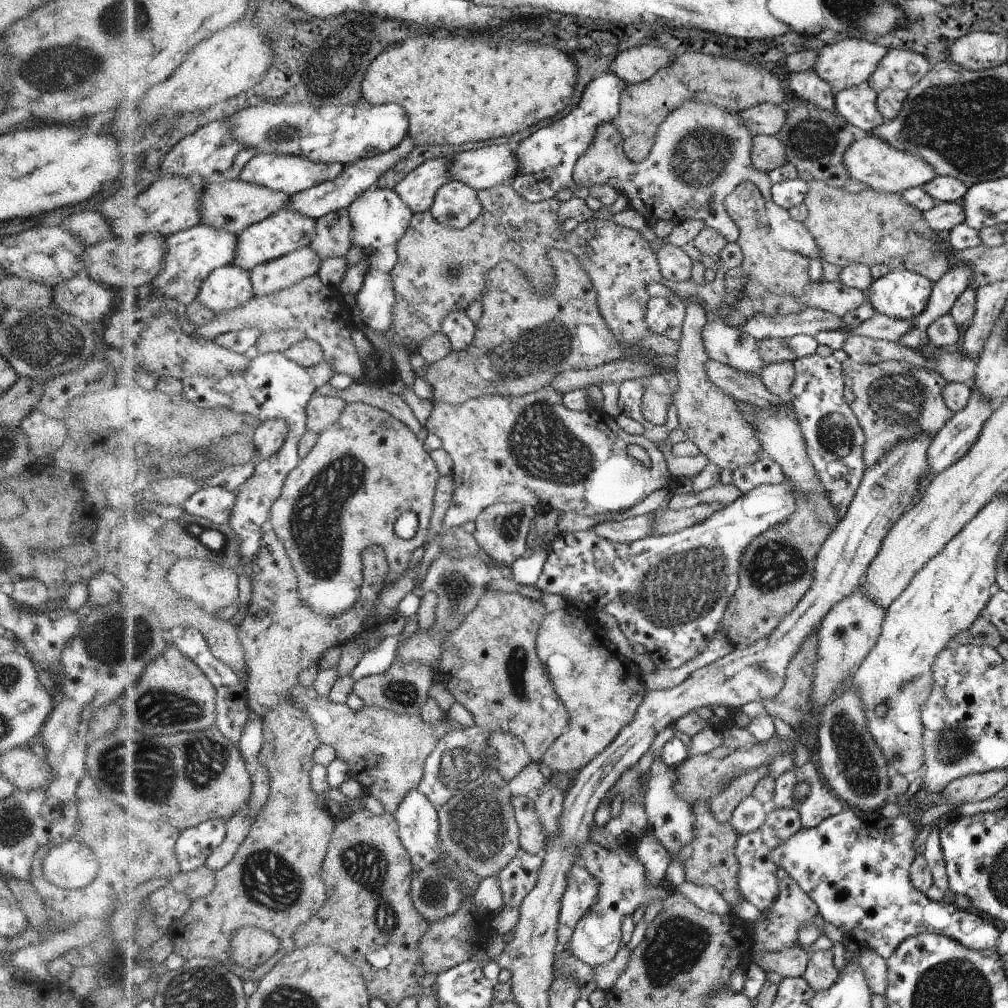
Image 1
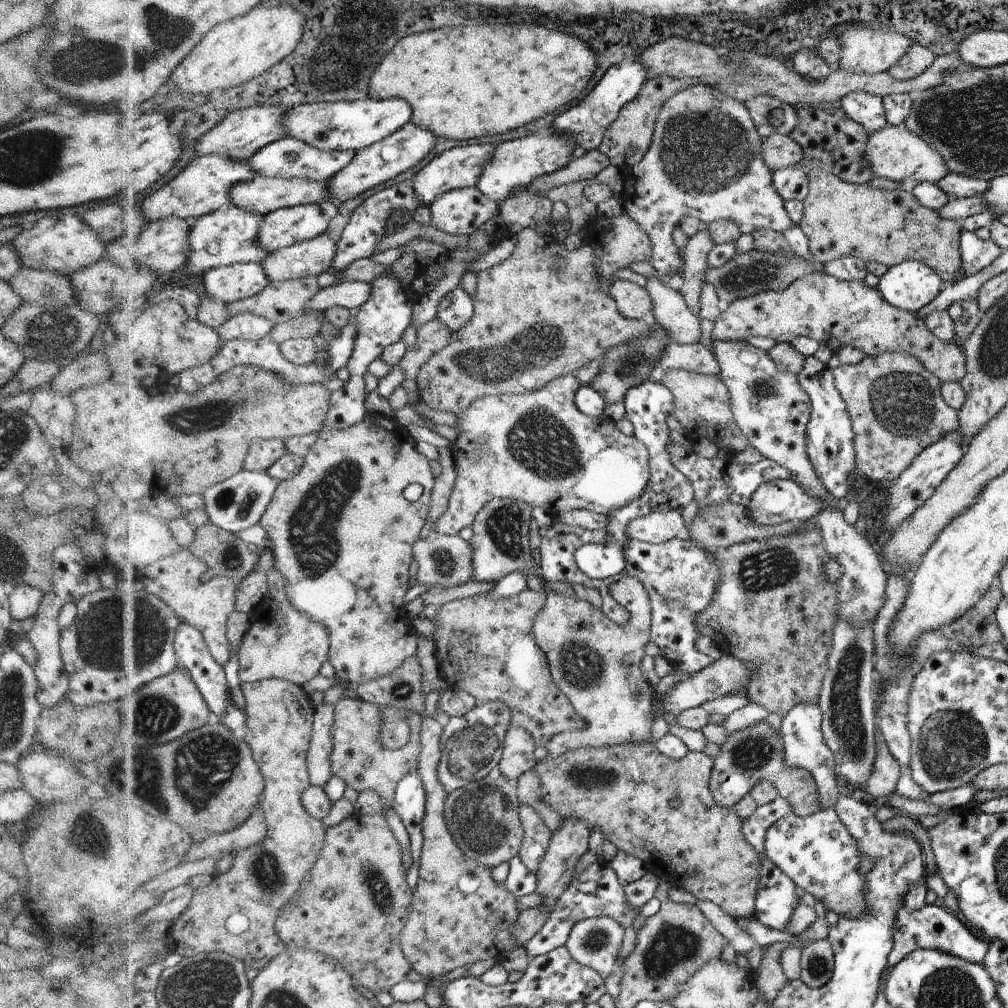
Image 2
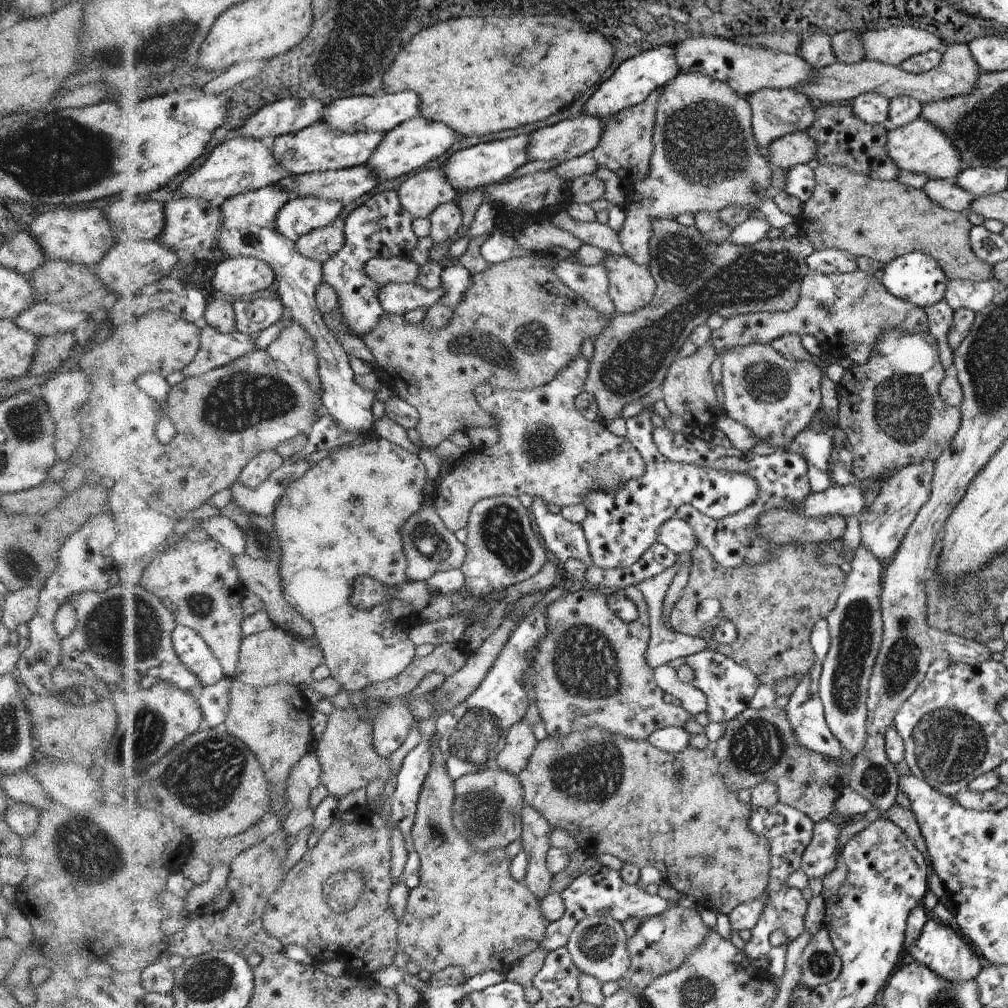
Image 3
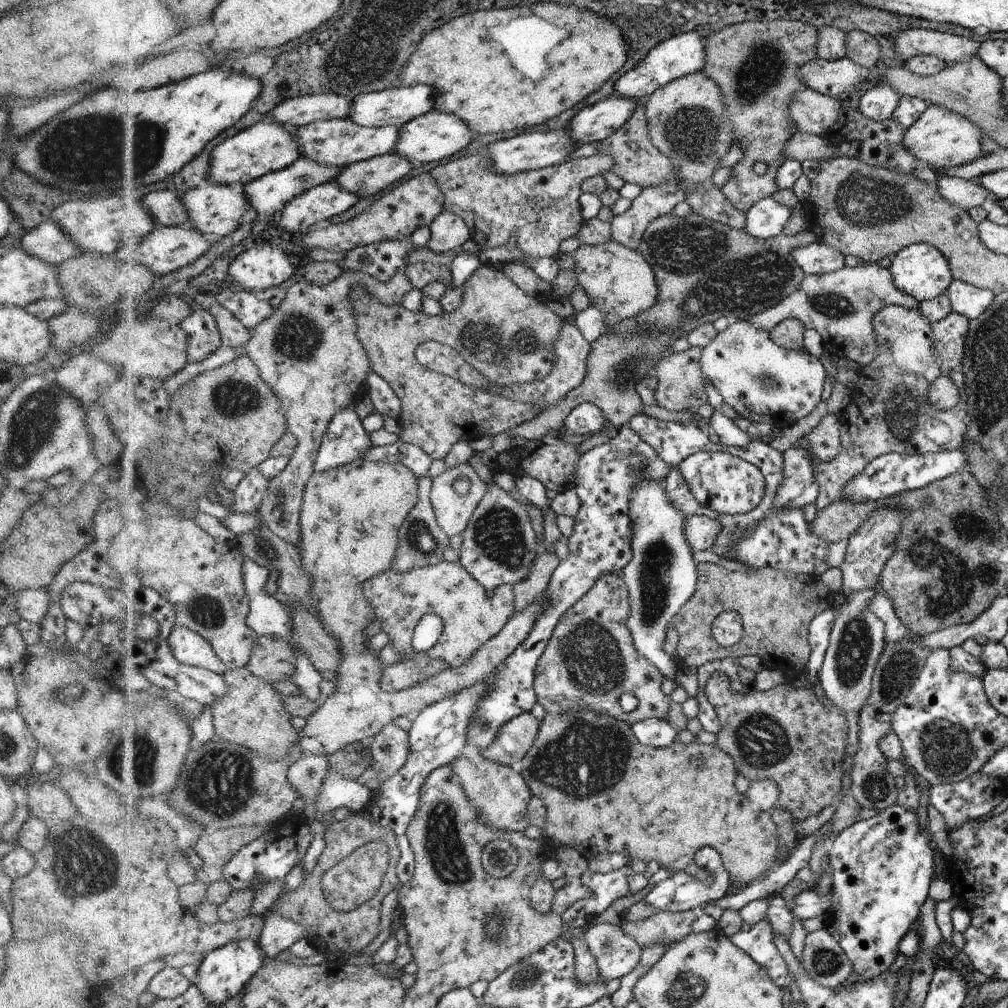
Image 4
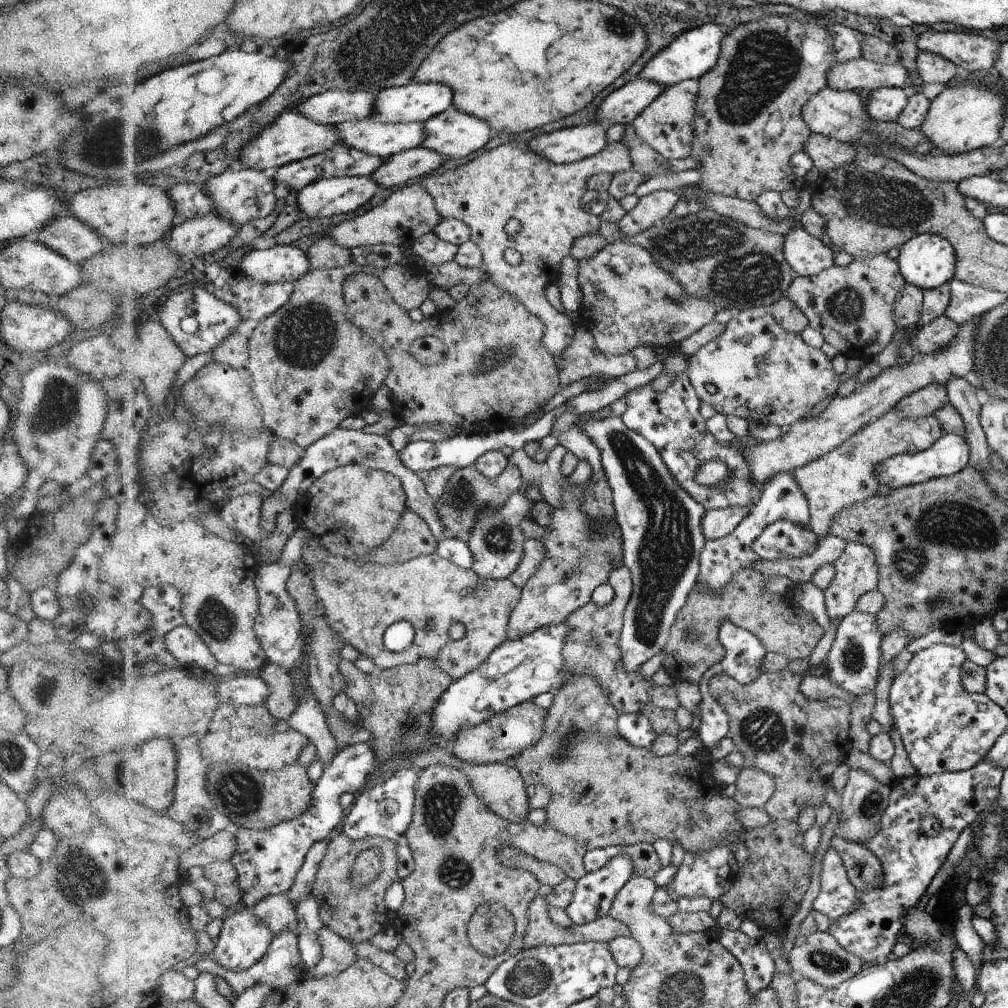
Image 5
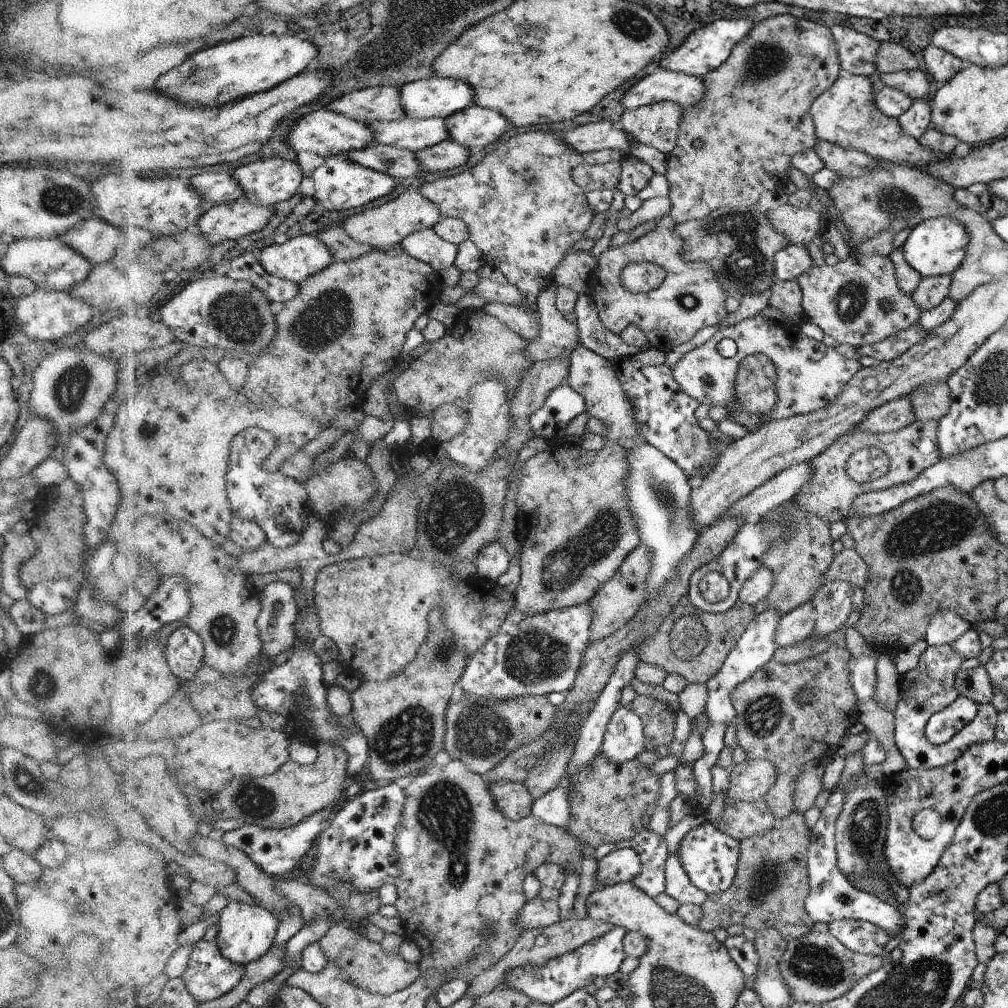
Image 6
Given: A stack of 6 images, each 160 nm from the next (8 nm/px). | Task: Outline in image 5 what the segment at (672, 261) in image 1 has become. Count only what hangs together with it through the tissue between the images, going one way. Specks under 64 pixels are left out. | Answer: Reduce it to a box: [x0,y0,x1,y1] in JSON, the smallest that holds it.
[617,79,699,236]

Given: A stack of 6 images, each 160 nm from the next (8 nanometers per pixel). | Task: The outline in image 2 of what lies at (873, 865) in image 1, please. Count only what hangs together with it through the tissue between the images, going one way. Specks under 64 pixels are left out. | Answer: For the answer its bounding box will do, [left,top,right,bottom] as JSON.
[765,807,988,967]

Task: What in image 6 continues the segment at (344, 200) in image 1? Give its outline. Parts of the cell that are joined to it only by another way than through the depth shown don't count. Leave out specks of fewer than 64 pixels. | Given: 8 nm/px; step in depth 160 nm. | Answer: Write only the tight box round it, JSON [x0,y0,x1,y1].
[445,103,510,152]

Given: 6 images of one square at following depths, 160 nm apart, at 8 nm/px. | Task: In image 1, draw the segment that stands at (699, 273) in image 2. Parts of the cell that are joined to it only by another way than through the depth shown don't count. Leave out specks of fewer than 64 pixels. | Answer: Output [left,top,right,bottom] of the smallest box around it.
[673,295,765,471]

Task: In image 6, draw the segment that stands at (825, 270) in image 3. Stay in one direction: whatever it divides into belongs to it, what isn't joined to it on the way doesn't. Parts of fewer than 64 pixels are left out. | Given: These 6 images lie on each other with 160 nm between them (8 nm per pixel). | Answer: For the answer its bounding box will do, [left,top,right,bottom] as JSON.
[775,244,812,280]

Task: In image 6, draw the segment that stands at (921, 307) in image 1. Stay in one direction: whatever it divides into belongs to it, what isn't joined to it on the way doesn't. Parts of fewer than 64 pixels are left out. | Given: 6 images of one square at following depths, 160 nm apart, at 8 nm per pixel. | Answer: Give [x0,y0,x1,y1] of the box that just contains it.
[901,217,970,277]

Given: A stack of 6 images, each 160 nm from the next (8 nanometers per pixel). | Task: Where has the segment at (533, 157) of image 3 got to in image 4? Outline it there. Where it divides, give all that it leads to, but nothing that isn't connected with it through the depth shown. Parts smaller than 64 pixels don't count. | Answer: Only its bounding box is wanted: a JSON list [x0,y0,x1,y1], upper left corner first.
[566,95,638,145]

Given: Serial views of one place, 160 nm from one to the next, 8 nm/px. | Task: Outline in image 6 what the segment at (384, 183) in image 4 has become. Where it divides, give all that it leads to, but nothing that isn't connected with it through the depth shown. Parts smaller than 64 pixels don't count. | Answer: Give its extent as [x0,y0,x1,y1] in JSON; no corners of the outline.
[415,140,471,172]

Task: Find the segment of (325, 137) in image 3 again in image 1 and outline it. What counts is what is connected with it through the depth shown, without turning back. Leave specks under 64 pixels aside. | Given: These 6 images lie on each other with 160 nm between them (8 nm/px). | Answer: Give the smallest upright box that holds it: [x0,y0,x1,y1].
[241,154,346,195]

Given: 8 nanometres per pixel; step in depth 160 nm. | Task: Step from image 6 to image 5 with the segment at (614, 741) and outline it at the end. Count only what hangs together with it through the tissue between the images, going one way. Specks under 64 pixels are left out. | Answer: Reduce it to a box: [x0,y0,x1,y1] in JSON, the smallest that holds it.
[617,713,659,748]

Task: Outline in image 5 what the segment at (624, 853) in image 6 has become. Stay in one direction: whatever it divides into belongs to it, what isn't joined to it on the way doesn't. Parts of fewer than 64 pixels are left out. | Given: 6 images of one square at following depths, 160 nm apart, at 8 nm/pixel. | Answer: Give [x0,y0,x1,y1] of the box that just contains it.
[564,854,632,925]

